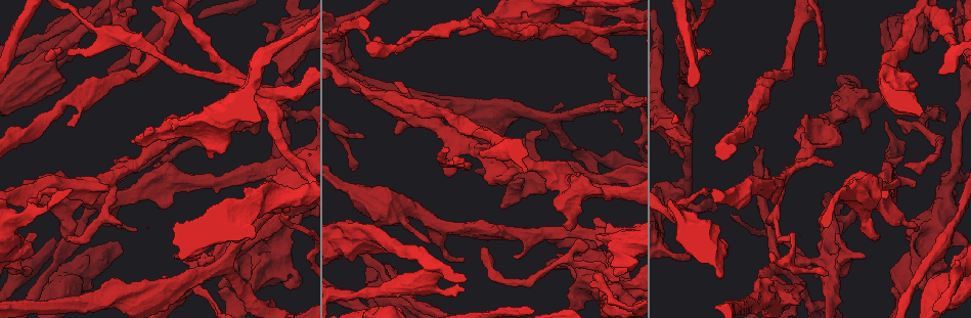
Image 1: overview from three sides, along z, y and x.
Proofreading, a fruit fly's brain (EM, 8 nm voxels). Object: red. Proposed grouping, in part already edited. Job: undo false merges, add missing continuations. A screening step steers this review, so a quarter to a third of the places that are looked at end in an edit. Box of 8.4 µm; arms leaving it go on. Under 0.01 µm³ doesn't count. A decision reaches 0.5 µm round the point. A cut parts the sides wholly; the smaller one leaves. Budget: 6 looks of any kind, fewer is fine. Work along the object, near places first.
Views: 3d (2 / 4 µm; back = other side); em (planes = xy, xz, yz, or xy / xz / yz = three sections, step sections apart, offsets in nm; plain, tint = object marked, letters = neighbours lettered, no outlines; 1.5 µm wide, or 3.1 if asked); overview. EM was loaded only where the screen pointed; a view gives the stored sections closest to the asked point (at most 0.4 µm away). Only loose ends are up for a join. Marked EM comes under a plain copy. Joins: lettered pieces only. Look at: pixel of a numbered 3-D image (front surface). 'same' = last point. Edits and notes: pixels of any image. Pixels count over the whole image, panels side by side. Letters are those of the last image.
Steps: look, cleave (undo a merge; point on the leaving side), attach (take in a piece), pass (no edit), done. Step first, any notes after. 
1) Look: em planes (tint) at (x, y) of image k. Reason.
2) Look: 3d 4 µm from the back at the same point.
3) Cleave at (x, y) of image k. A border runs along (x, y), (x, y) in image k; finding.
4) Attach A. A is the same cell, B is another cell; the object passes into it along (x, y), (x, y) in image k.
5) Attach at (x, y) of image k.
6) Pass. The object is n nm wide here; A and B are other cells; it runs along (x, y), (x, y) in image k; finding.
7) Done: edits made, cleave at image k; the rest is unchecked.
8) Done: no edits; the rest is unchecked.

Look: em planes (letters) at (610, 76) of image 1. Free end.

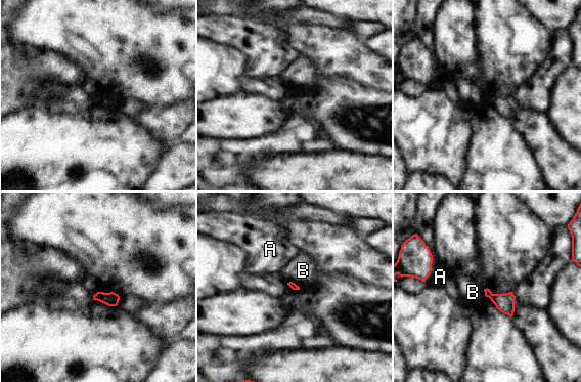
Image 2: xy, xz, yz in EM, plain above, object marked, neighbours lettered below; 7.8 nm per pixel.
Pass. A and B are other cells; a border runs along (483, 289), (486, 296) in image 2; none of them fits.

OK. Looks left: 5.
Look: 3d 4 µm at (688, 256) of image 1. Free end.

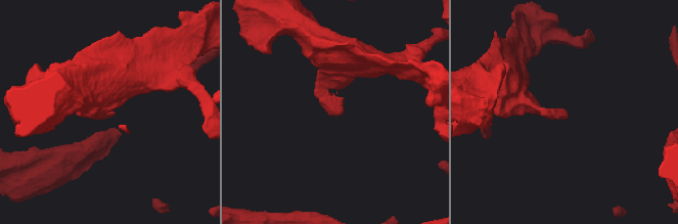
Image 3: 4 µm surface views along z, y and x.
Look: em xz step 4 (tint) at (563, 112) of image 3.

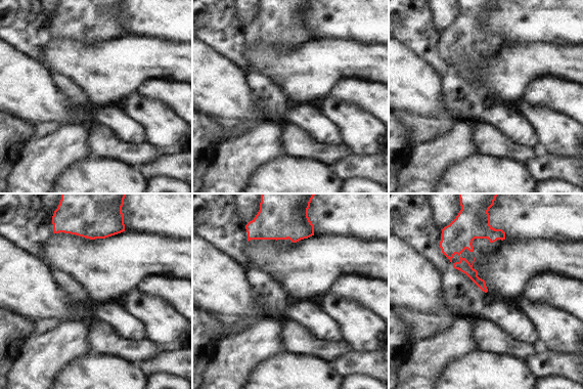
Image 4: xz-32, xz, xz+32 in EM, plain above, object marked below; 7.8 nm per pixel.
Look: em planes (letters) at the same point.

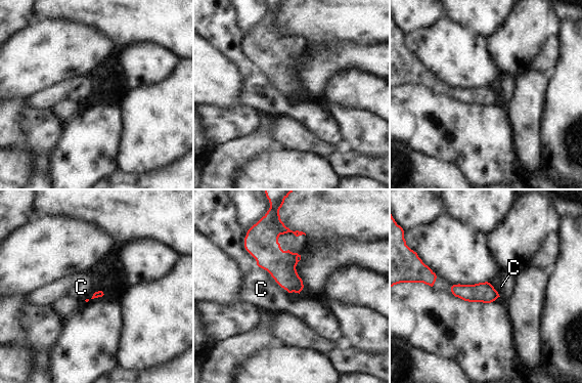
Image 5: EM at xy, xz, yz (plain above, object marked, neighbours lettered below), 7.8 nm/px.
Pass. C is another cell; a border runs along (257, 264), (264, 268), (288, 293) in image 5; no lettered piece goes on from it.

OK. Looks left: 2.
Done: no edits; the rest is unchecked.

